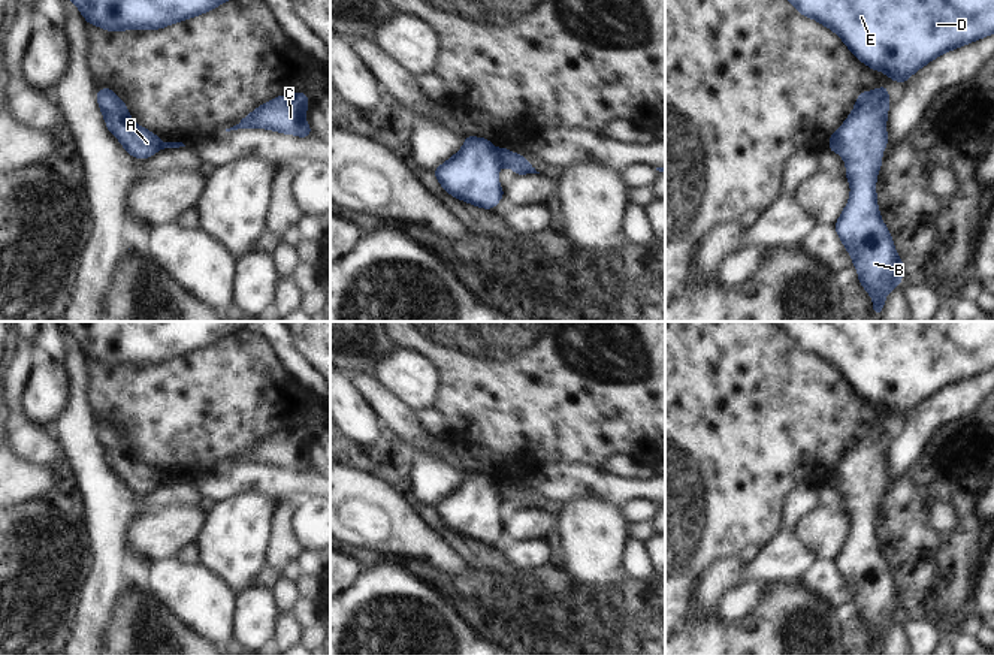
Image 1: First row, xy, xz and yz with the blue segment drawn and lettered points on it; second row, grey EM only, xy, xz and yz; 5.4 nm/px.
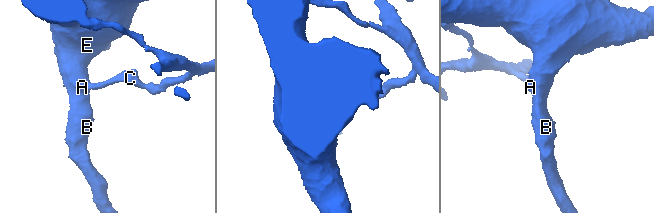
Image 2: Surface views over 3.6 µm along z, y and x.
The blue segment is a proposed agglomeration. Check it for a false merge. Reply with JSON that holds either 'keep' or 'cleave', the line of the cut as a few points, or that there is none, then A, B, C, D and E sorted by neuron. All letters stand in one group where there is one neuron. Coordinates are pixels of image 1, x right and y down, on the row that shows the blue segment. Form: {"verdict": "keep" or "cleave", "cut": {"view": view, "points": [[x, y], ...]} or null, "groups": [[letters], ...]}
{"verdict": "cleave", "cut": {"view": "xz", "points": [[494, 151], [501, 165]]}, "groups": [["A", "B", "D", "E"], ["C"]]}

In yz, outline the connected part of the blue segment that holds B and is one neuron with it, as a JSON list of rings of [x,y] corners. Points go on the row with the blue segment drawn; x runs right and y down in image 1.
[[[885,85],[873,91],[861,91],[853,111],[831,136],[828,147],[842,156],[846,163],[846,178],[851,184],[848,205],[836,221],[836,232],[848,253],[852,256],[853,268],[864,290],[873,298],[873,313],[880,317],[885,296],[903,283],[904,263],[900,260],[877,208],[876,178],[882,166],[882,153],[888,145],[886,118],[891,99]]]

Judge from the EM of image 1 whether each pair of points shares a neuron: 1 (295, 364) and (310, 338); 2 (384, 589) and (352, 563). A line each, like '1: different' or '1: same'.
1: different
2: different

